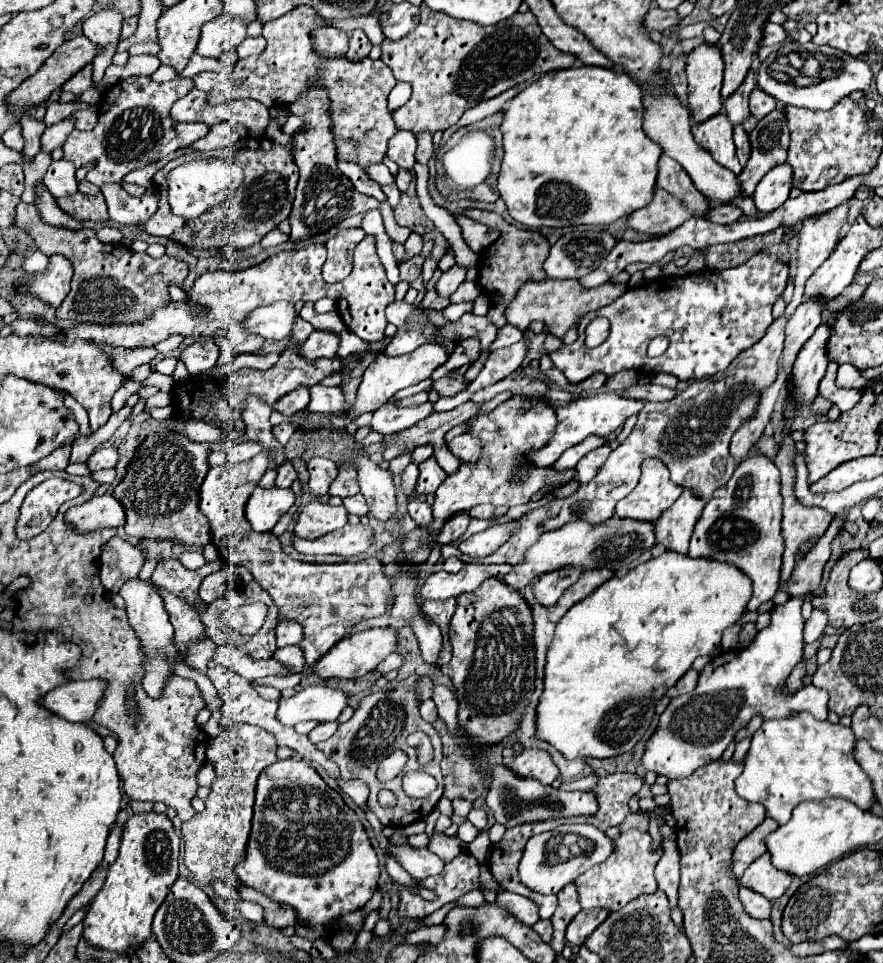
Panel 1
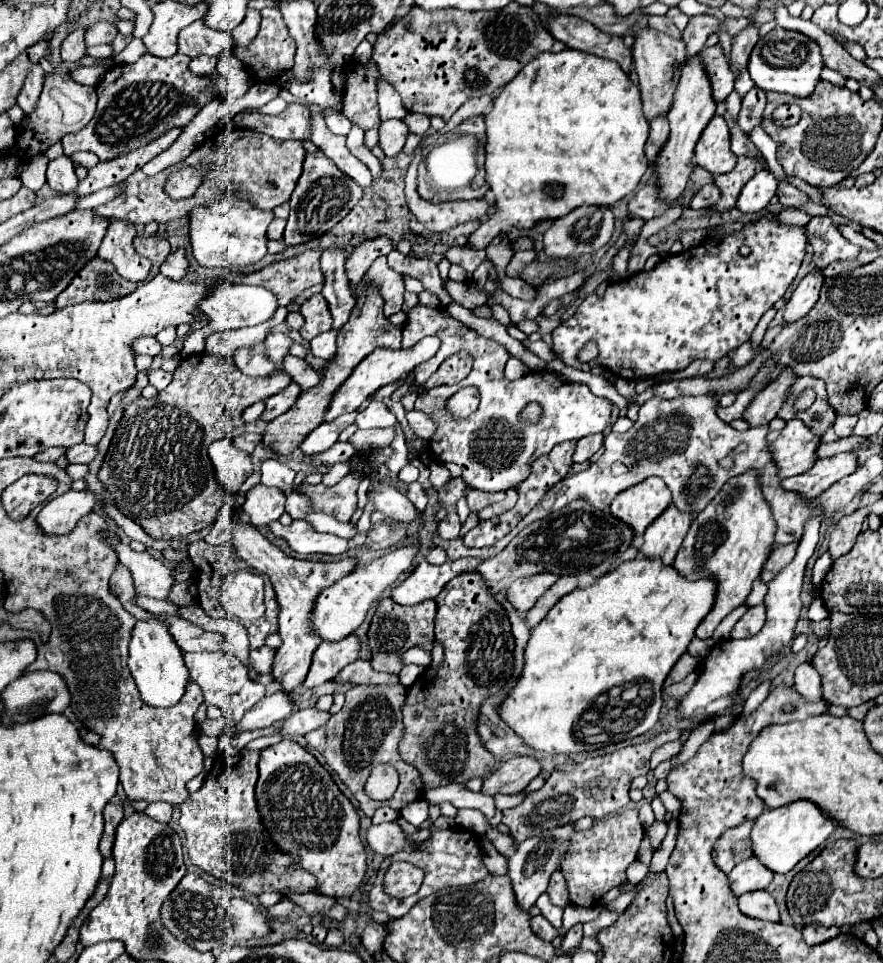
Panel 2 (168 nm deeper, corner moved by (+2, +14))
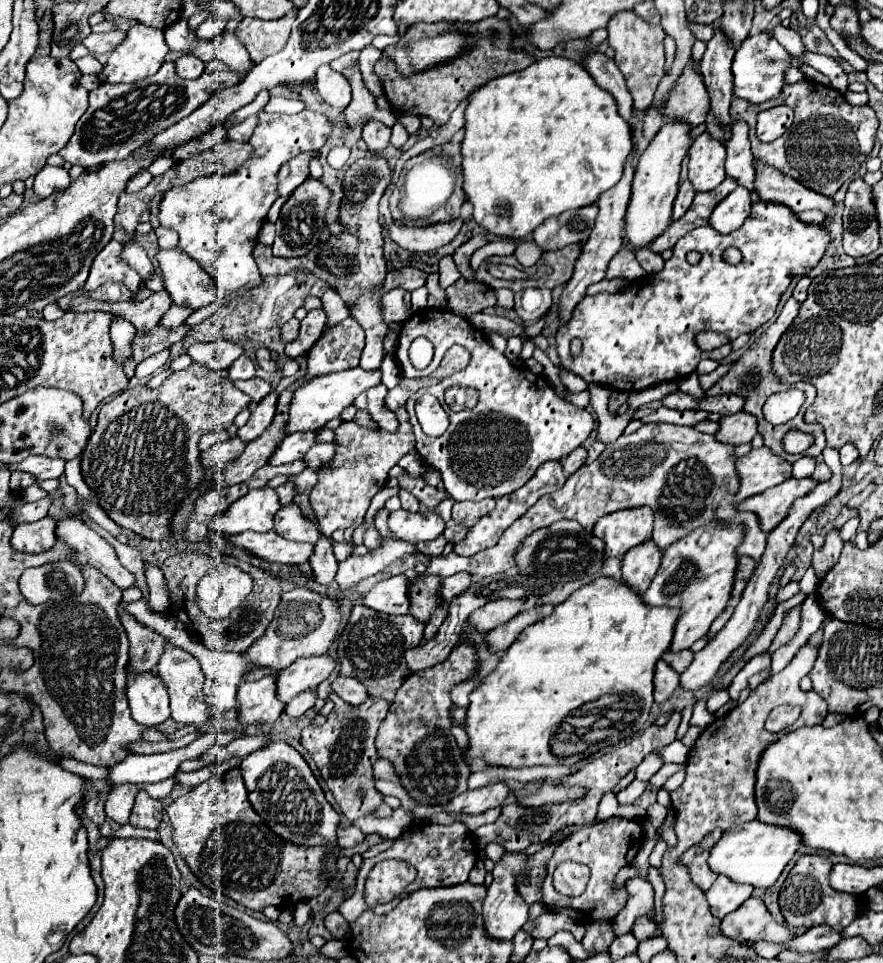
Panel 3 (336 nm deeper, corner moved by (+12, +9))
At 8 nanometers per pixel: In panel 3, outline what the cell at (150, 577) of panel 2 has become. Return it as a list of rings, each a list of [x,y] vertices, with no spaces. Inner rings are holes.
[[[70,515],[66,521],[58,521],[56,537],[72,549],[78,563],[98,569],[120,589],[134,587],[134,577],[124,567],[120,567],[112,545],[106,543],[106,539],[102,539],[96,531],[92,531],[80,517]]]

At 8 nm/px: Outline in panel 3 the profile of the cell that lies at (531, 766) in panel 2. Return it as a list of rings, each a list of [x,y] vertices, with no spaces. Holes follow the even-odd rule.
[[[494,783],[476,791],[466,791],[464,795],[458,795],[448,805],[444,805],[446,813],[466,813],[466,815],[478,815],[492,807],[498,807],[508,797],[510,789],[506,783]]]

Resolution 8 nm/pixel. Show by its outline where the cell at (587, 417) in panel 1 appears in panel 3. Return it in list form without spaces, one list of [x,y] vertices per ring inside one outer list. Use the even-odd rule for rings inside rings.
[[[422,309],[422,311],[416,311],[416,313],[412,313],[412,317],[410,317],[410,319],[408,319],[408,321],[406,321],[404,325],[402,325],[402,333],[400,333],[400,335],[402,335],[402,337],[398,337],[398,347],[396,347],[396,357],[398,357],[398,361],[400,361],[400,367],[402,367],[402,371],[404,371],[404,375],[406,375],[406,377],[424,377],[424,375],[430,375],[430,373],[432,373],[432,371],[434,371],[434,369],[436,369],[438,365],[440,365],[440,355],[444,355],[444,351],[446,351],[446,349],[448,349],[450,345],[462,345],[462,347],[466,347],[466,349],[468,349],[468,351],[472,353],[472,359],[470,359],[470,365],[468,365],[468,367],[466,367],[466,369],[464,369],[462,373],[454,373],[454,375],[450,375],[450,377],[446,377],[446,379],[442,379],[442,381],[440,381],[438,385],[432,385],[432,387],[428,387],[428,389],[420,389],[420,391],[418,391],[418,393],[414,393],[414,395],[412,395],[412,397],[408,399],[408,403],[406,403],[406,409],[408,409],[408,413],[410,413],[410,423],[412,423],[412,427],[414,427],[414,435],[416,435],[416,451],[420,453],[420,457],[424,459],[424,463],[426,463],[426,465],[430,465],[430,463],[432,463],[432,467],[440,471],[440,475],[442,475],[442,481],[444,481],[444,487],[446,487],[446,491],[448,491],[448,495],[450,495],[450,497],[452,497],[454,501],[482,501],[482,499],[488,499],[488,497],[492,497],[492,499],[496,499],[496,497],[504,497],[504,495],[508,495],[508,493],[512,493],[512,491],[516,491],[516,489],[520,489],[522,485],[526,485],[526,483],[528,483],[528,481],[532,479],[532,475],[536,473],[536,469],[538,469],[538,467],[540,467],[542,463],[546,463],[546,461],[554,461],[554,459],[564,459],[564,457],[566,457],[566,455],[568,455],[570,451],[574,451],[576,447],[580,447],[580,445],[582,445],[582,443],[586,441],[586,437],[590,435],[590,431],[594,429],[594,419],[592,419],[592,415],[590,415],[590,411],[588,411],[588,409],[576,409],[576,407],[574,407],[572,403],[568,403],[568,401],[564,401],[564,399],[560,399],[560,397],[558,397],[558,395],[556,395],[556,393],[552,391],[552,387],[548,385],[548,381],[546,381],[546,379],[542,379],[540,375],[534,375],[534,373],[532,373],[530,369],[526,369],[526,367],[514,367],[514,365],[512,365],[512,363],[510,363],[510,361],[508,361],[508,359],[506,359],[506,357],[504,357],[504,355],[502,355],[500,351],[496,351],[496,349],[494,349],[494,347],[492,347],[492,345],[488,343],[488,339],[484,337],[484,333],[482,333],[482,331],[478,331],[476,327],[472,327],[472,325],[470,325],[470,323],[468,323],[468,321],[466,321],[464,317],[458,317],[458,315],[454,315],[454,313],[450,313],[448,309]],[[416,337],[426,337],[426,339],[428,339],[428,341],[430,341],[430,343],[434,345],[434,359],[432,359],[432,363],[430,363],[430,365],[428,365],[428,367],[426,367],[424,371],[418,371],[418,369],[414,369],[414,365],[412,365],[412,363],[410,363],[410,359],[408,359],[408,347],[410,347],[410,343],[412,343],[412,341],[414,341]],[[450,385],[466,385],[466,387],[472,387],[472,389],[478,389],[478,391],[480,391],[480,401],[478,401],[478,405],[476,405],[474,409],[470,409],[470,411],[460,411],[460,413],[454,413],[454,411],[446,411],[446,403],[444,403],[444,391],[446,391],[446,387],[450,387]],[[424,393],[432,393],[432,395],[436,395],[436,399],[438,399],[438,401],[440,401],[440,403],[444,405],[444,411],[446,411],[446,413],[448,413],[448,417],[450,417],[450,425],[448,425],[448,429],[446,429],[446,435],[440,435],[440,437],[428,437],[428,435],[424,435],[424,431],[420,429],[420,423],[416,421],[416,413],[414,413],[414,405],[416,405],[416,401],[418,401],[418,397],[422,397]]]

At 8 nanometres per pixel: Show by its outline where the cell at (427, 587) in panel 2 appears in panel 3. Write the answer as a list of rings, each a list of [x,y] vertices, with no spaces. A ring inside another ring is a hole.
[[[398,575],[376,583],[370,593],[362,599],[362,605],[388,615],[406,615],[408,603],[408,577]]]

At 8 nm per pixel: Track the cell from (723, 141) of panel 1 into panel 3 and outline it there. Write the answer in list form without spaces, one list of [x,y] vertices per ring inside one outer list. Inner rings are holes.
[[[702,133],[688,149],[690,165],[688,165],[688,181],[696,189],[696,193],[712,191],[724,181],[724,159],[726,147],[712,139],[708,133]]]

